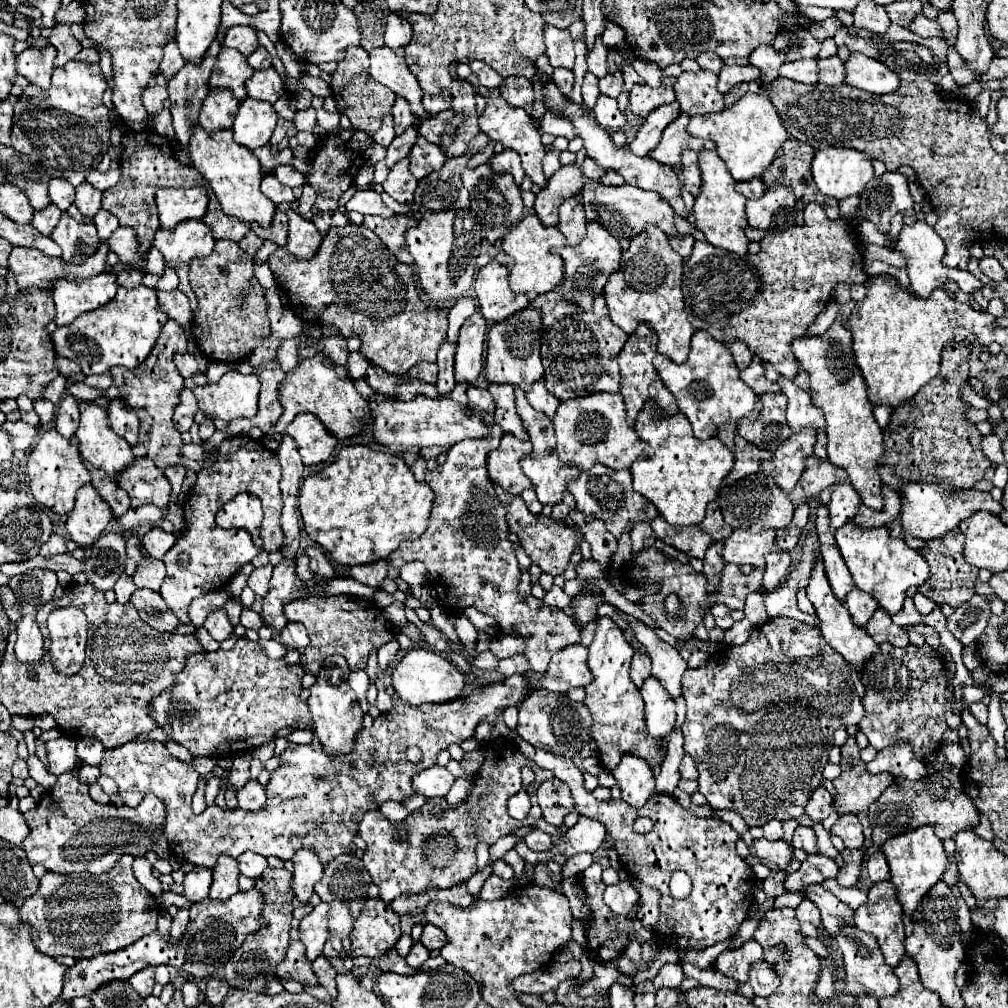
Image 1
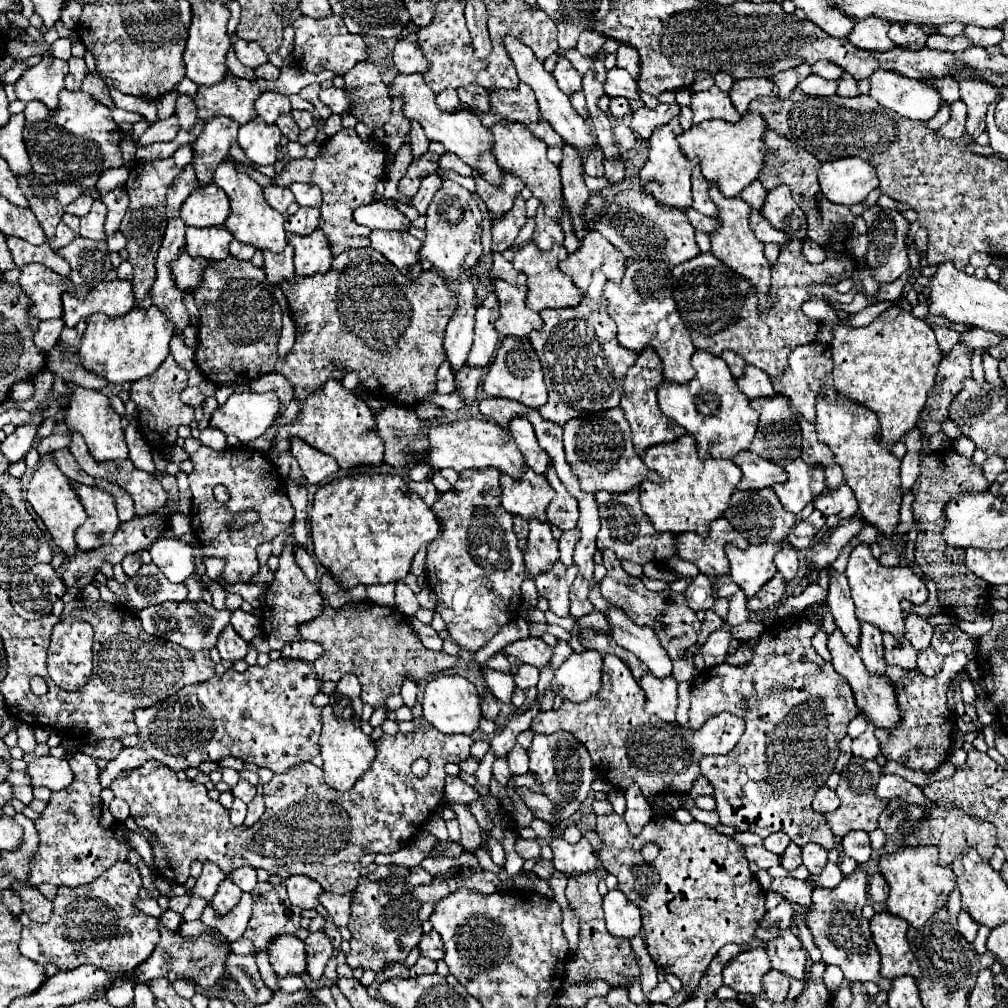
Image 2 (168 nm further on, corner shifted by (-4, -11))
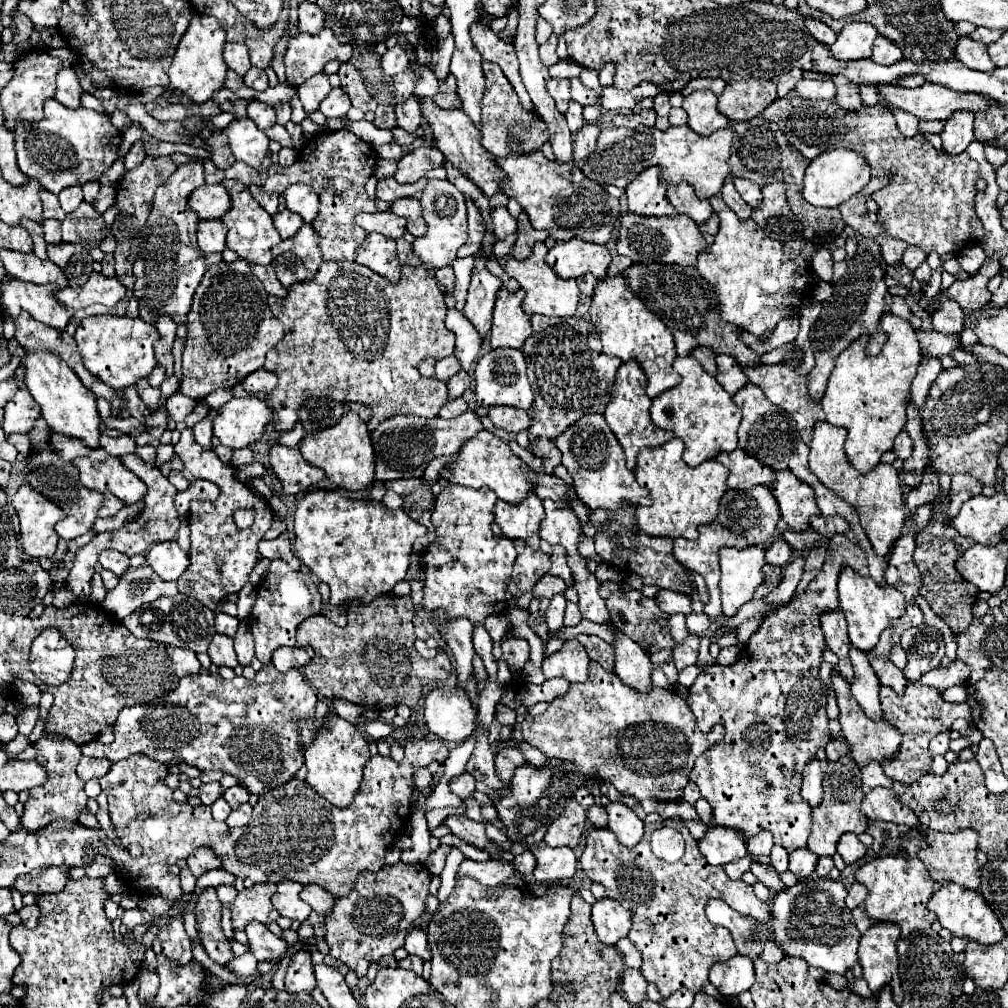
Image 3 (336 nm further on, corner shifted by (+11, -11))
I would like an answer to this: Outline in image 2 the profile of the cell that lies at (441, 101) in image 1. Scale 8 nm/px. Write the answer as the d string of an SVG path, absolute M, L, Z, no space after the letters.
M450 87L436 95L436 103L442 111L458 111L462 107L462 101L460 101L456 89L450 89Z

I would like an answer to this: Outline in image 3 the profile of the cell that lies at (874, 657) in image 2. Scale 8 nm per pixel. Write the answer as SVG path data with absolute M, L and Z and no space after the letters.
M851 649L851 663L855 669L855 681L851 685L851 693L857 699L859 707L865 711L865 715L873 721L879 721L883 717L881 701L879 701L879 681L873 677L873 669L869 665L867 653L859 653L857 649Z

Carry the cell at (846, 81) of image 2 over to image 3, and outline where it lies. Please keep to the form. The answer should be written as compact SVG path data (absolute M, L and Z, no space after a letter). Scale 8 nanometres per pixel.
M833 77L837 85L837 105L845 111L857 111L861 109L861 95L859 95L859 85L849 81L847 77Z

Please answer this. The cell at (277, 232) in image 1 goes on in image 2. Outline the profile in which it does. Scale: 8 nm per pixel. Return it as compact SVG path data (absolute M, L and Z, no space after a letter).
M286 245L282 253L272 253L268 249L264 253L264 271L270 283L280 283L284 279L292 279L294 275L294 249L292 245Z

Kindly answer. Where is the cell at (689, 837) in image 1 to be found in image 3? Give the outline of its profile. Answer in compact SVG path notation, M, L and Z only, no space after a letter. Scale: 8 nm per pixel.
M645 825L645 835L639 841L639 845L635 845L633 849L625 849L613 837L613 833L609 833L609 829L593 829L591 827L587 831L587 845L585 845L585 851L583 851L579 863L581 863L581 869L587 873L587 877L593 883L601 883L605 887L607 897L611 897L615 901L621 901L621 905L627 911L633 913L633 917L631 917L631 929L629 929L627 937L631 939L631 943L641 953L641 959L643 959L641 973L643 973L643 977L649 983L653 983L663 997L669 997L671 993L675 993L681 987L687 987L693 993L699 993L701 985L707 981L707 973L709 973L711 965L719 963L719 961L727 961L727 959L731 959L731 957L737 955L737 947L733 943L733 937L731 937L729 929L711 925L711 921L707 919L707 915L705 915L707 901L709 899L723 899L737 913L753 917L759 923L767 923L769 921L771 909L769 909L769 905L765 901L761 901L753 893L751 885L747 885L743 881L731 881L727 877L727 873L725 873L723 867L709 865L705 861L705 857L701 857L695 839L691 837L691 833L683 825L679 825L677 829L679 829L679 833L685 839L685 855L677 863L659 861L653 855L651 845L649 845L653 829L655 829L655 825Z

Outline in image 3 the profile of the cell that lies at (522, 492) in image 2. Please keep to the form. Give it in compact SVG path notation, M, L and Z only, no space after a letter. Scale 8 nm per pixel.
M535 493L521 505L505 505L503 501L497 501L495 507L495 521L501 527L503 537L523 539L533 549L539 549L539 525L543 519L543 503Z

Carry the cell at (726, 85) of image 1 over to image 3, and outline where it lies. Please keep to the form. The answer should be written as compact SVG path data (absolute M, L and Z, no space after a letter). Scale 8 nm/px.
M745 79L727 83L717 109L731 121L749 121L761 115L777 99L777 85L763 79Z

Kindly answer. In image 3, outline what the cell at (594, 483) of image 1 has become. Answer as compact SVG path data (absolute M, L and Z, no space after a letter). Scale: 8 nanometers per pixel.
M597 509L591 513L593 525L597 527L595 551L605 563L617 569L629 569L641 575L645 585L657 585L659 589L677 591L683 595L691 595L695 591L695 583L689 579L689 571L681 567L681 563L673 557L673 539L669 537L653 537L643 533L635 521L635 509L621 509L621 513L605 513Z

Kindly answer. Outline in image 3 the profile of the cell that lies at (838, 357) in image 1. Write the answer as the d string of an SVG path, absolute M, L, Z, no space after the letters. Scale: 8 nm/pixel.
M821 421L815 425L813 441L809 447L811 449L811 453L809 453L811 473L829 491L833 491L841 499L845 499L857 511L861 527L865 529L875 553L881 557L887 557L891 553L897 537L901 535L901 529L907 519L907 507L903 501L899 473L897 473L897 469L893 469L893 465L885 465L885 463L879 463L875 469L871 469L865 475L857 473L857 469L853 469L845 457L845 451L843 451L845 437L847 437L845 429L833 427L827 421Z

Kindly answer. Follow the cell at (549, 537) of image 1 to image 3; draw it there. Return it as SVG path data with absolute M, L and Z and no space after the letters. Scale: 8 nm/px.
M545 575L545 577L535 585L535 597L551 599L551 597L557 595L557 593L565 593L565 589L567 589L567 585L565 585L565 581L561 581L561 577Z

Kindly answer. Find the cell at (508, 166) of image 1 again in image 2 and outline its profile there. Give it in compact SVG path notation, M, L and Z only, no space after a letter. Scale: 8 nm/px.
M502 173L502 183L500 185L492 185L488 183L482 175L476 177L476 193L482 197L482 201L488 205L488 211L494 217L504 215L510 207L514 197L518 195L518 191L522 191L526 185L520 177L512 175L512 173Z

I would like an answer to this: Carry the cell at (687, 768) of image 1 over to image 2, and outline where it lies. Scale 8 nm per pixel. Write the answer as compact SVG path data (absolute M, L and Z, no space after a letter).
M700 775L700 777L692 783L692 789L688 791L688 795L690 795L690 797L698 797L698 795L712 795L712 791L714 791L714 789L712 789L712 785L708 783L708 779Z

